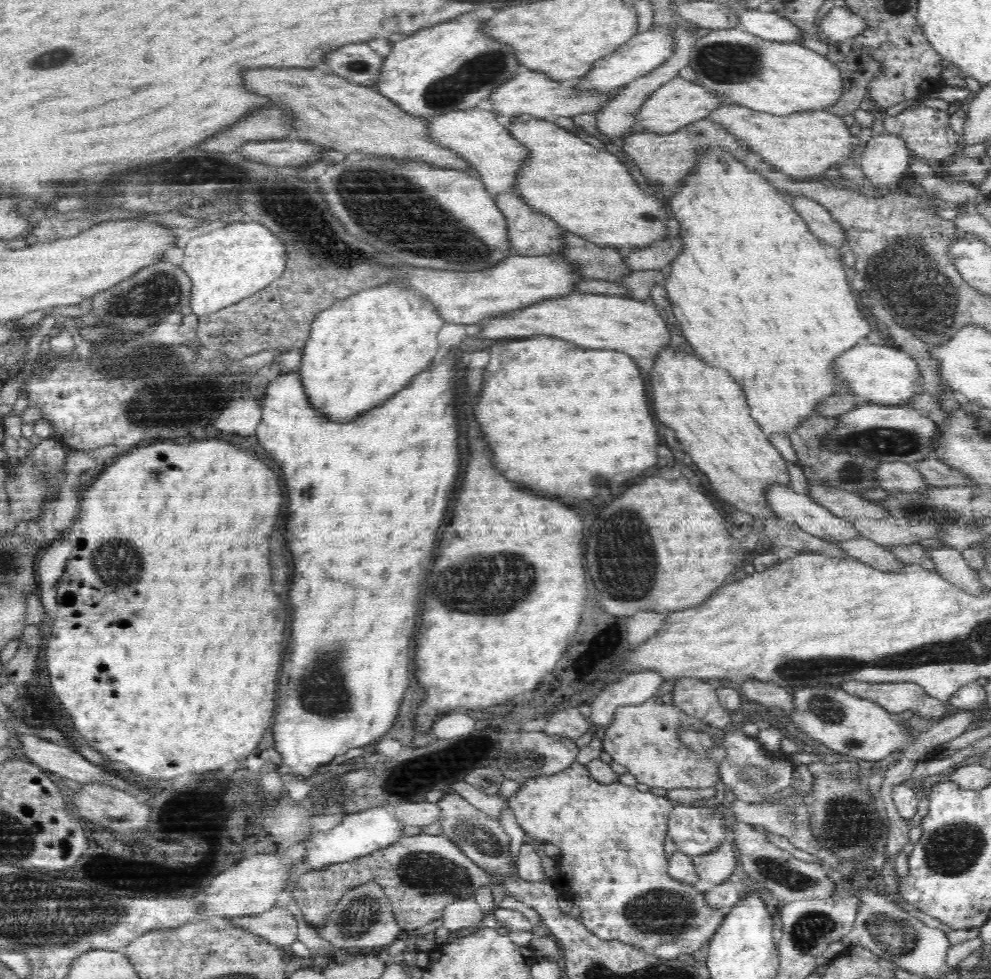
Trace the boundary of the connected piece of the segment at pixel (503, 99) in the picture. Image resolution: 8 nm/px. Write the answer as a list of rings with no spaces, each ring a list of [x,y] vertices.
[[[528,69],[520,76],[507,81],[505,85],[498,86],[488,98],[494,107],[498,121],[503,126],[509,124],[509,120],[518,115],[529,115],[529,118],[546,119],[554,122],[559,116],[582,115],[582,112],[597,112],[600,106],[610,100],[610,94],[594,94],[594,92],[576,92],[572,86],[562,86],[562,80],[550,77],[542,71]]]

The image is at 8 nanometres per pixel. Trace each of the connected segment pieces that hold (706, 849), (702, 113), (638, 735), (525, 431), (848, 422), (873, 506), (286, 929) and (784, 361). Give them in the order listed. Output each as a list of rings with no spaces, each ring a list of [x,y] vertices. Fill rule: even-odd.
[[[720,798],[711,801],[709,806],[696,806],[695,804],[683,804],[672,808],[669,818],[667,834],[671,841],[678,847],[678,852],[694,857],[700,854],[708,854],[717,850],[725,842],[725,833],[729,830],[727,821],[723,818],[723,802]]]
[[[675,76],[670,82],[658,87],[642,104],[638,112],[635,124],[638,124],[640,130],[652,131],[652,133],[668,134],[682,129],[692,122],[706,118],[712,110],[722,106],[722,102],[716,98],[708,87],[698,85],[696,81],[688,81],[682,77]]]
[[[654,696],[637,705],[626,705],[618,708],[613,722],[606,728],[602,741],[603,752],[610,754],[614,762],[623,765],[628,773],[633,774],[637,782],[650,788],[706,788],[719,787],[719,765],[726,758],[723,746],[710,750],[708,756],[695,754],[682,745],[678,730],[695,730],[710,732],[714,741],[720,741],[725,734],[704,724],[701,720],[688,716],[674,704],[666,704]]]
[[[524,338],[524,340],[510,340],[506,344],[492,346],[490,348],[490,364],[486,366],[486,390],[482,390],[482,398],[478,400],[478,404],[480,406],[476,406],[474,414],[476,414],[476,420],[482,428],[482,432],[486,434],[486,438],[490,438],[490,446],[494,446],[494,454],[498,454],[498,466],[502,466],[502,470],[506,470],[506,474],[510,474],[510,478],[514,478],[514,482],[522,482],[528,486],[528,490],[534,490],[532,494],[556,496],[574,484],[596,480],[596,478],[606,480],[608,488],[616,490],[616,486],[620,482],[624,484],[624,482],[632,480],[634,476],[642,474],[646,468],[650,468],[658,462],[658,454],[656,454],[656,446],[660,444],[658,428],[656,428],[654,414],[650,412],[644,376],[630,355],[624,354],[622,351],[584,350],[584,348],[561,338]]]
[[[862,404],[838,416],[838,426],[822,438],[822,447],[830,454],[846,452],[855,457],[872,457],[880,462],[918,462],[935,457],[932,442],[938,438],[938,427],[932,418],[903,405]]]
[[[808,484],[808,496],[843,519],[884,519],[888,509],[880,503],[863,499],[860,494],[850,494],[833,486]]]
[[[272,908],[262,914],[228,919],[232,919],[234,925],[240,925],[242,929],[281,947],[298,941],[296,921],[288,909]]]
[[[710,146],[707,150],[697,151],[697,165],[672,191],[670,206],[674,206],[672,208],[674,217],[682,224],[680,228],[686,230],[686,232],[681,232],[678,237],[686,248],[682,248],[682,253],[668,267],[670,274],[662,286],[668,291],[672,311],[677,323],[680,322],[684,337],[696,350],[696,358],[708,362],[714,368],[728,370],[732,379],[742,385],[751,411],[750,415],[754,417],[756,422],[760,422],[764,433],[786,436],[788,432],[796,430],[802,420],[814,415],[818,406],[822,406],[822,402],[826,402],[833,396],[834,390],[840,386],[840,381],[834,378],[834,362],[837,361],[840,354],[854,348],[858,344],[858,340],[862,340],[864,336],[870,334],[870,326],[864,320],[864,316],[860,314],[856,298],[848,286],[843,268],[844,264],[827,254],[827,246],[812,234],[804,219],[792,206],[790,196],[779,193],[769,180],[754,172],[751,165],[746,166],[738,162],[725,150],[714,148],[714,146]]]

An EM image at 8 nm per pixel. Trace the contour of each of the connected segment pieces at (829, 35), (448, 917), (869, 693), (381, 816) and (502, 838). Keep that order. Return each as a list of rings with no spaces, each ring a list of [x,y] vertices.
[[[832,7],[816,28],[819,40],[827,44],[851,40],[868,28],[868,21],[848,7]]]
[[[474,897],[461,898],[448,903],[448,906],[443,908],[443,926],[450,932],[465,928],[476,930],[482,927],[484,916],[485,913]]]
[[[848,681],[842,682],[838,686],[842,686],[844,690],[855,697],[860,697],[868,701],[880,704],[882,708],[888,712],[906,712],[912,710],[916,716],[920,718],[942,718],[946,714],[949,706],[942,706],[941,700],[936,700],[932,695],[926,694],[920,683],[915,682],[862,682]]]
[[[389,807],[364,809],[350,816],[342,817],[342,822],[334,826],[330,832],[312,832],[308,846],[306,846],[306,864],[312,866],[312,870],[323,870],[326,866],[338,865],[340,862],[348,862],[354,858],[360,858],[375,850],[383,849],[396,842],[402,835],[403,824],[397,821]]]
[[[446,793],[437,804],[441,810],[437,822],[440,822],[446,838],[486,872],[501,878],[514,876],[511,869],[510,838],[498,819],[490,818],[482,809],[474,807],[469,800],[462,798],[458,793]]]

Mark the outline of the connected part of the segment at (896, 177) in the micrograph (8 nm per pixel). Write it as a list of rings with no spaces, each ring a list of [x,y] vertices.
[[[884,130],[867,141],[859,168],[871,183],[869,188],[879,190],[879,186],[886,185],[894,188],[901,187],[911,161],[904,139]]]

